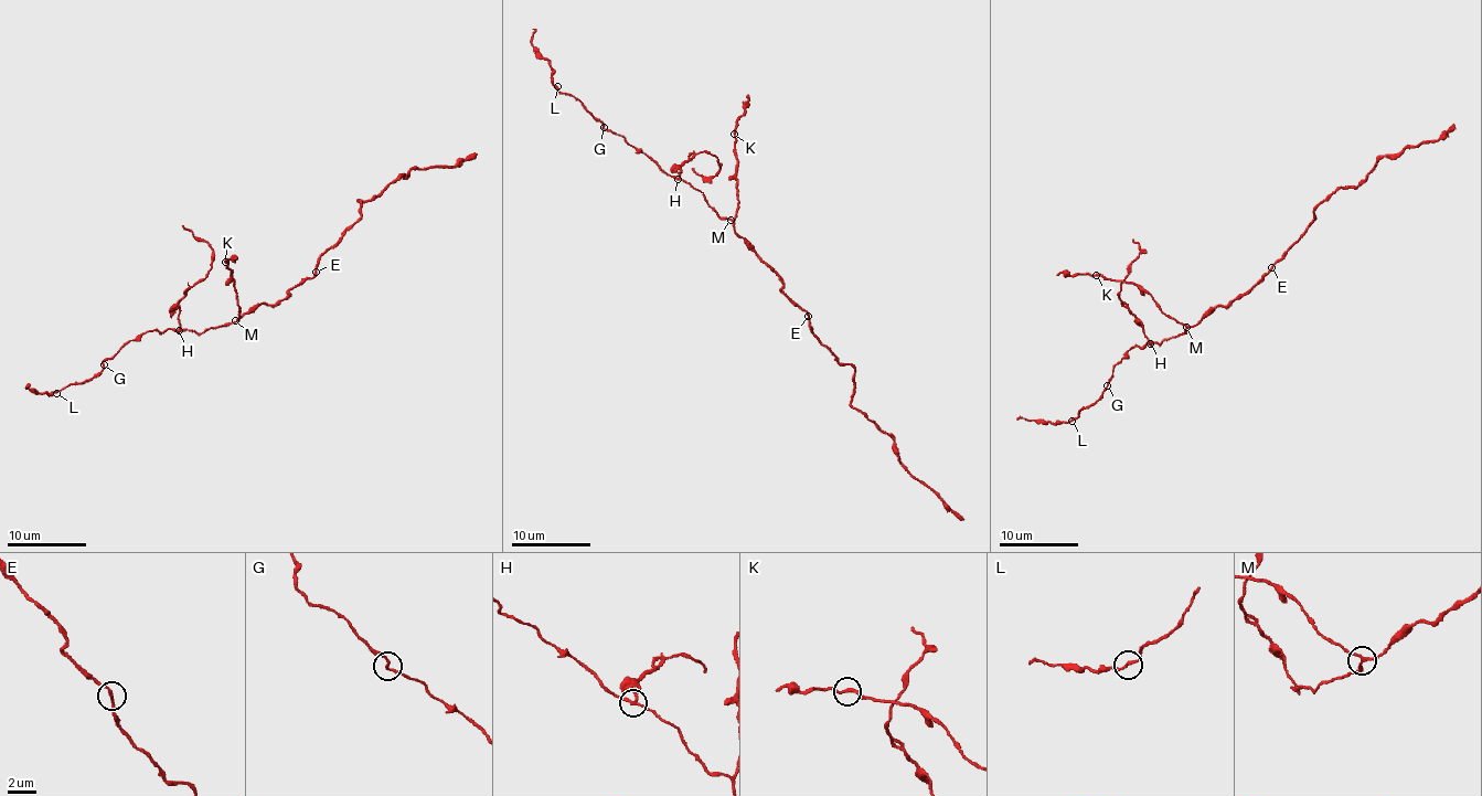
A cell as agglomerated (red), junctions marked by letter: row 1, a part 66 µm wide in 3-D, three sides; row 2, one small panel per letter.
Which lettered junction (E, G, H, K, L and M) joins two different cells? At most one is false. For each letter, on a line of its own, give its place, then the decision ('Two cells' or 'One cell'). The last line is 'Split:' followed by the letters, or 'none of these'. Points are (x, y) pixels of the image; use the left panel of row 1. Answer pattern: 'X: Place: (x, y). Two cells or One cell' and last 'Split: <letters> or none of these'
E: Place: (316, 272). One cell
G: Place: (104, 364). One cell
H: Place: (179, 330). Two cells
K: Place: (225, 262). One cell
L: Place: (56, 393). One cell
M: Place: (235, 320). One cell
Split: H

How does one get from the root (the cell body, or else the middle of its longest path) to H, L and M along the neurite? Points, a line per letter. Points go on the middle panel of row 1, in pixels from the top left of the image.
H: (766, 264), (735, 232), (731, 220), (721, 218), (701, 191), (676, 178)
L: (766, 264), (735, 232), (733, 222), (721, 218), (701, 191), (665, 174), (557, 86)
M: (766, 264), (735, 232), (731, 220)

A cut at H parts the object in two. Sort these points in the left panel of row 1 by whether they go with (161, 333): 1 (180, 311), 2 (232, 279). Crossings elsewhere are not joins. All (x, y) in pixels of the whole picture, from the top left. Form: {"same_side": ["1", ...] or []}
{"same_side": ["2"]}

